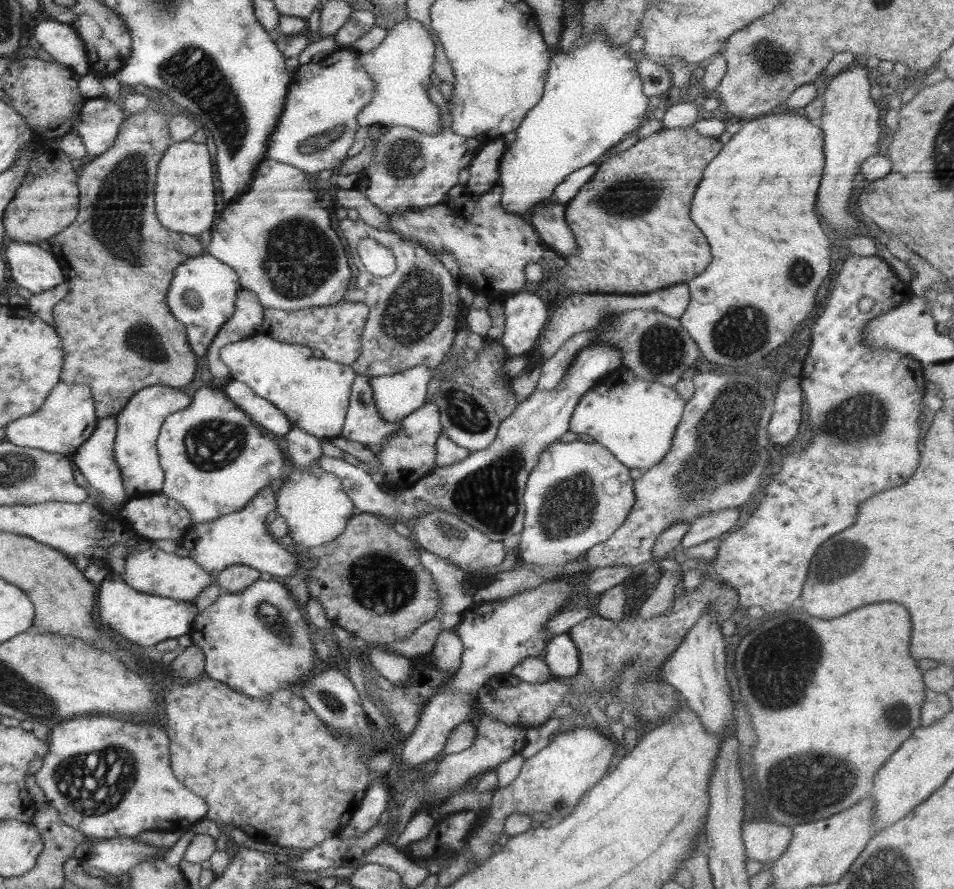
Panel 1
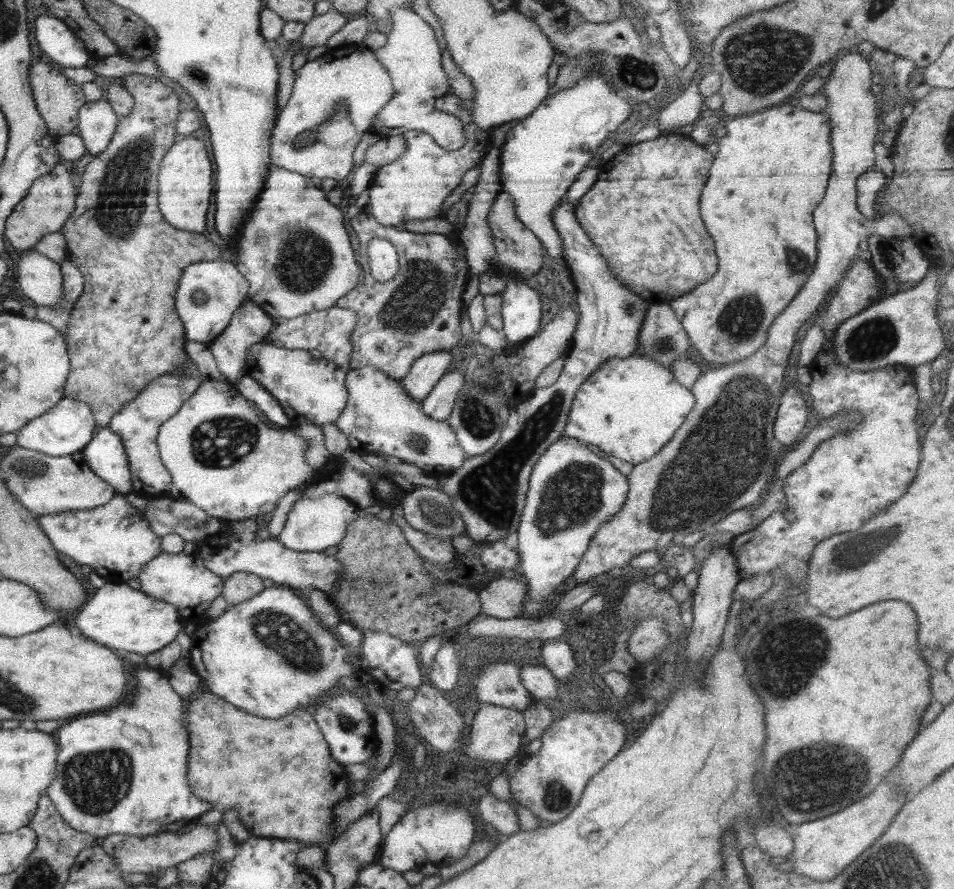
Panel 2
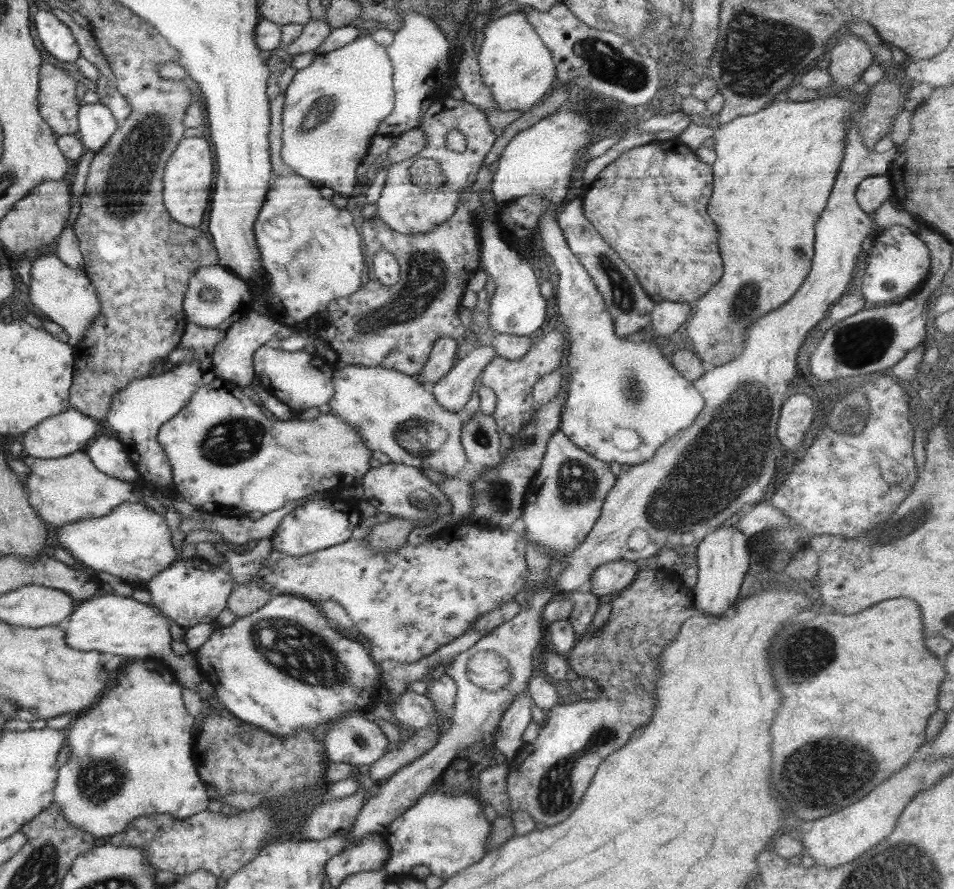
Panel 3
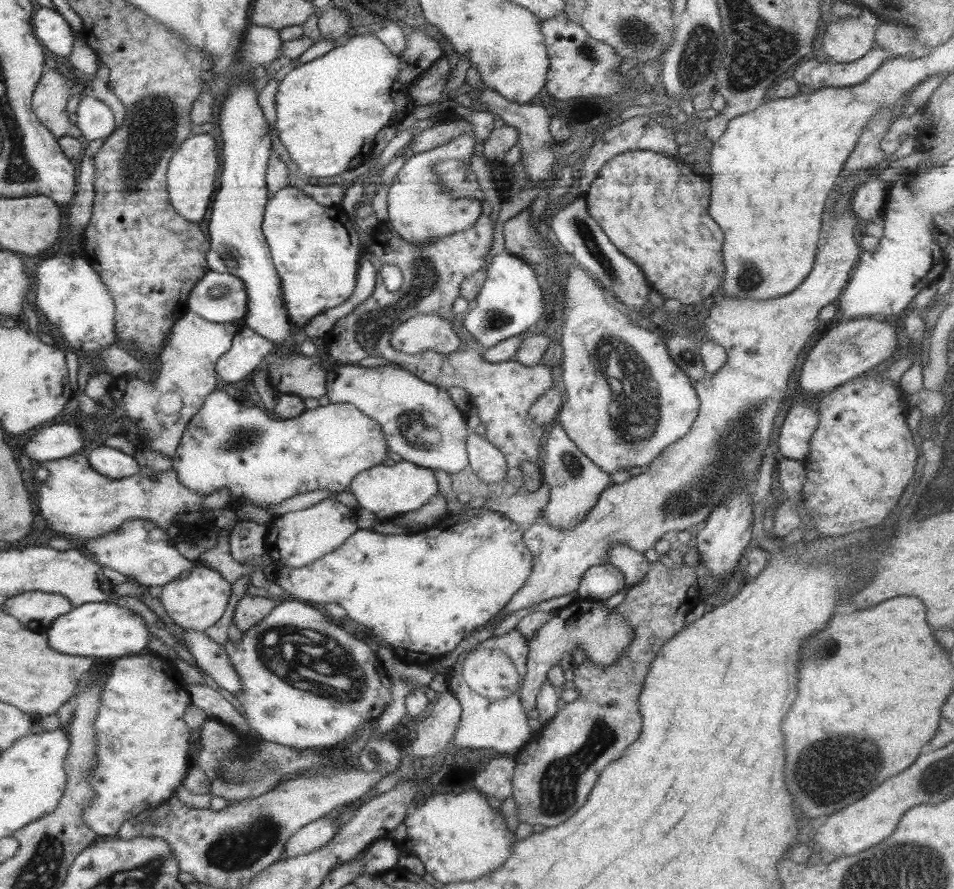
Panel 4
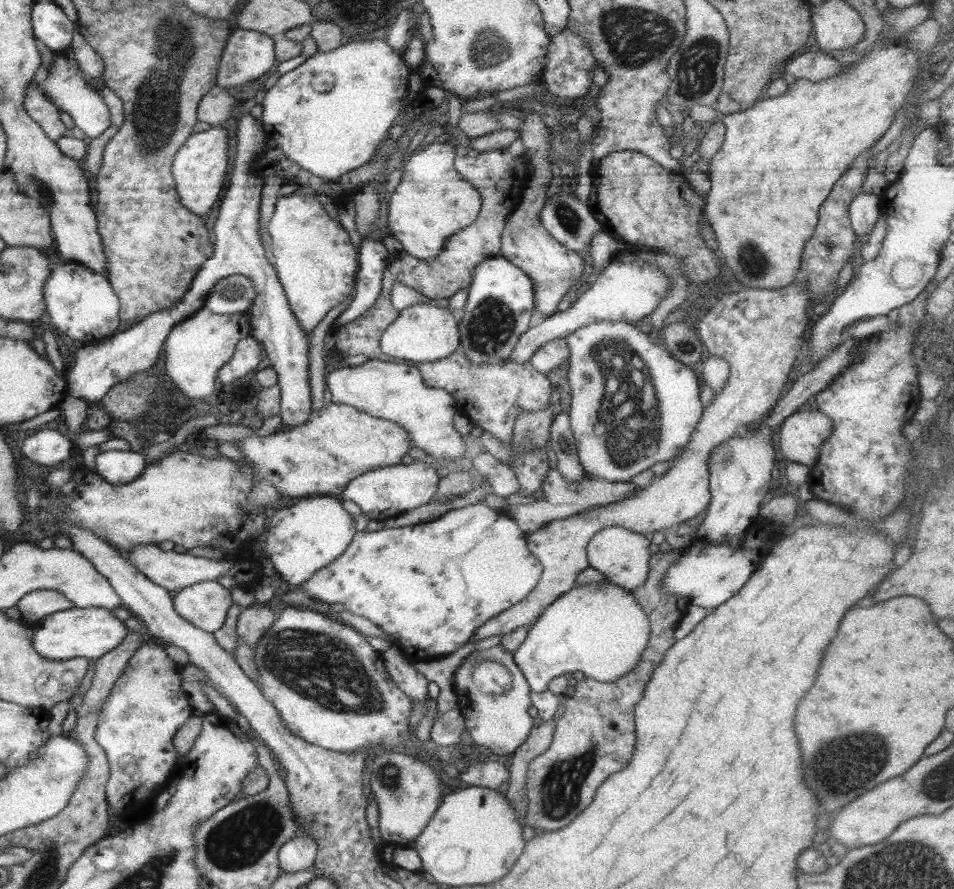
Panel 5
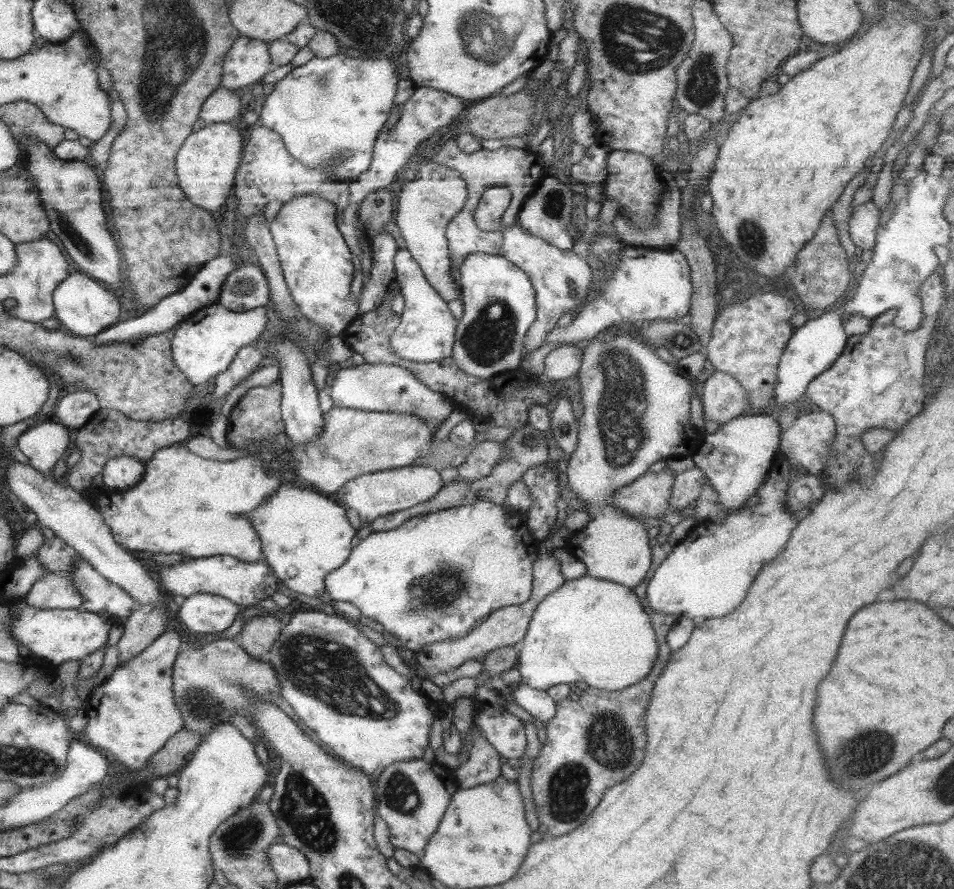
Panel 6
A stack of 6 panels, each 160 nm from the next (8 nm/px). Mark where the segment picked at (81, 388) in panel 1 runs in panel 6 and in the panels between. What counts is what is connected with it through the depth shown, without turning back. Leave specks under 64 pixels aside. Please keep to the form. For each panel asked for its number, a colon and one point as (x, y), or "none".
2: (66, 428)
3: (57, 436)
4: (60, 440)
5: (48, 446)
6: (45, 444)

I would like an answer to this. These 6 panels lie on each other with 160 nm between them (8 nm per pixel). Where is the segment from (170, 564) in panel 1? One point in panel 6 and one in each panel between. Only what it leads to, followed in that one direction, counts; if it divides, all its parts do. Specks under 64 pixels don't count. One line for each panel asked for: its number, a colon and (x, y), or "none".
2: (182, 580)
3: (191, 591)
4: (198, 600)
5: (205, 605)
6: (208, 613)

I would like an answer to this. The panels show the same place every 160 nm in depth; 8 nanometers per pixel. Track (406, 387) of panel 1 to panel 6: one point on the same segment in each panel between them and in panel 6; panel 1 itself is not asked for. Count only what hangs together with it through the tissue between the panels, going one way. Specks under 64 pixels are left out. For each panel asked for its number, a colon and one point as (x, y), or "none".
2: (427, 370)
3: (441, 359)
4: (424, 332)
5: (422, 333)
6: (426, 333)

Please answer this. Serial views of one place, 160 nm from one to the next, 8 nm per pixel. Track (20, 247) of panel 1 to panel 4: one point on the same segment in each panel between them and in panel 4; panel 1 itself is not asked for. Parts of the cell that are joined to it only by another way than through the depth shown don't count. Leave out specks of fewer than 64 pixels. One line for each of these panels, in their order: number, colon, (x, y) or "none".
2: (40, 279)
3: (66, 297)
4: (69, 293)

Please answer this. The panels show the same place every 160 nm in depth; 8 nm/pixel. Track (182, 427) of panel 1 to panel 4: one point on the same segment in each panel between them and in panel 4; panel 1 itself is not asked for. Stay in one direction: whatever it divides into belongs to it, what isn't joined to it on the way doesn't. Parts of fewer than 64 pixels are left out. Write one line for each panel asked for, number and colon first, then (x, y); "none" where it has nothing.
2: (222, 458)
3: (227, 458)
4: (227, 445)

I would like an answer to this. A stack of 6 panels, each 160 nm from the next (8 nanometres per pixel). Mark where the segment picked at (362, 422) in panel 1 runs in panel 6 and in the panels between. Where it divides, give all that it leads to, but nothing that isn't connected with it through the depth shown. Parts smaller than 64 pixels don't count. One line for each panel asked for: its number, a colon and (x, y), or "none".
2: (380, 417)
3: (394, 414)
4: (419, 421)
5: (396, 392)
6: (386, 388)

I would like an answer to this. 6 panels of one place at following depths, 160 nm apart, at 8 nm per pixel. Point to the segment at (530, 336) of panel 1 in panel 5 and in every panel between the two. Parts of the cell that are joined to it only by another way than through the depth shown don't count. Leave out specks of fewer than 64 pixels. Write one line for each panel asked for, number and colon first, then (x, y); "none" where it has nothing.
2: (521, 307)
3: (517, 307)
4: (510, 302)
5: (500, 303)

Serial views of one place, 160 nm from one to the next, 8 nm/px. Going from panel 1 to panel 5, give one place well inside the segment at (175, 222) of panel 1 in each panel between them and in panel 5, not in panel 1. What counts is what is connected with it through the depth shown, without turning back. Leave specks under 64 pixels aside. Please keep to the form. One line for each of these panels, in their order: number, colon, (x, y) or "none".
2: (185, 178)
3: (187, 182)
4: (191, 175)
5: (199, 169)

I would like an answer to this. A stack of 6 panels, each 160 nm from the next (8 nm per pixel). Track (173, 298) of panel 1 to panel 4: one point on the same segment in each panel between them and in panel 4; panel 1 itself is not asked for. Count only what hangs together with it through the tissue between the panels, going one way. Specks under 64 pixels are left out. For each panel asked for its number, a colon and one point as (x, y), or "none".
2: (209, 294)
3: (215, 298)
4: (218, 297)

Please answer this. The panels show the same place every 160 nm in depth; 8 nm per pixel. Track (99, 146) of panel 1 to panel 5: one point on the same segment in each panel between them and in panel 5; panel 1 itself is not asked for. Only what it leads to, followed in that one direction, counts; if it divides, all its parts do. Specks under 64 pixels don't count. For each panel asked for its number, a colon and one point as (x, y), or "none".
2: (98, 122)
3: (96, 123)
4: (95, 120)
5: (64, 86)

